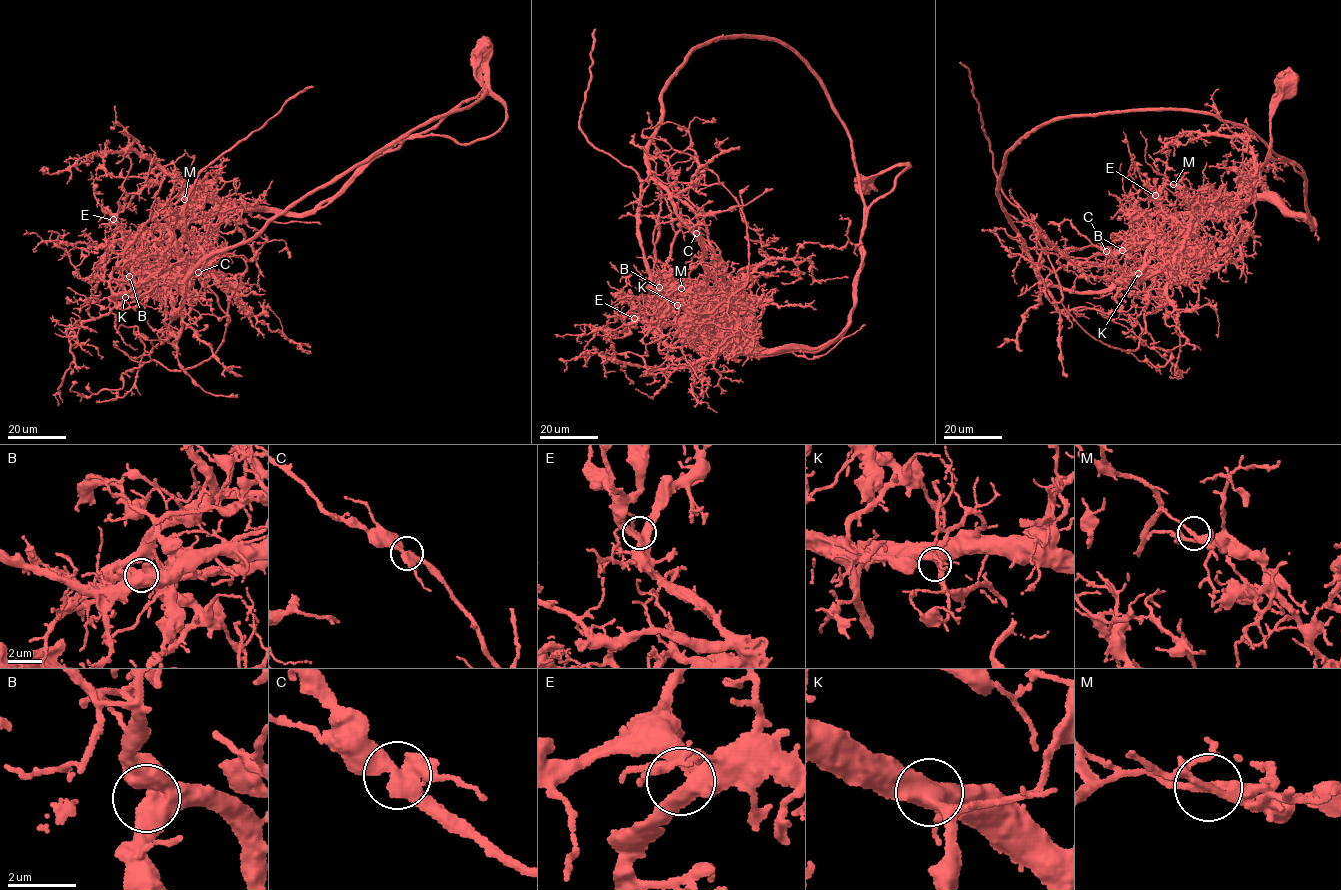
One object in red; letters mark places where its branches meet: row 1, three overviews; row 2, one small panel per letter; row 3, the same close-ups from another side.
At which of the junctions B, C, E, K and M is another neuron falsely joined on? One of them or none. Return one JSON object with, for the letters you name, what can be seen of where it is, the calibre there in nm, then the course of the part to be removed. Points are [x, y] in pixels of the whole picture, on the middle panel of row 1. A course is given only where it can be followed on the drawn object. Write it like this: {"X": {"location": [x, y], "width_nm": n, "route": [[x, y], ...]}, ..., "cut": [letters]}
{"M": {"location": [681, 288], "width_nm": 240, "route": [[681, 288], [644, 292], [651, 173], [723, 183], [746, 221], [740, 337], [711, 353], [683, 328]]}, "cut": ["M"]}

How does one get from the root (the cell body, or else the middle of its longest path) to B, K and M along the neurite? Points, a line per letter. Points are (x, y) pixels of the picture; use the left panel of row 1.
B: (485, 50), (506, 106), (495, 132), (401, 139), (300, 214), (186, 204), (128, 239), (129, 276)
K: (485, 50), (506, 106), (495, 132), (401, 139), (300, 214), (186, 204), (125, 297)
M: (485, 50), (506, 106), (495, 132), (401, 139), (300, 214), (187, 204), (186, 224), (195, 209), (184, 198)

